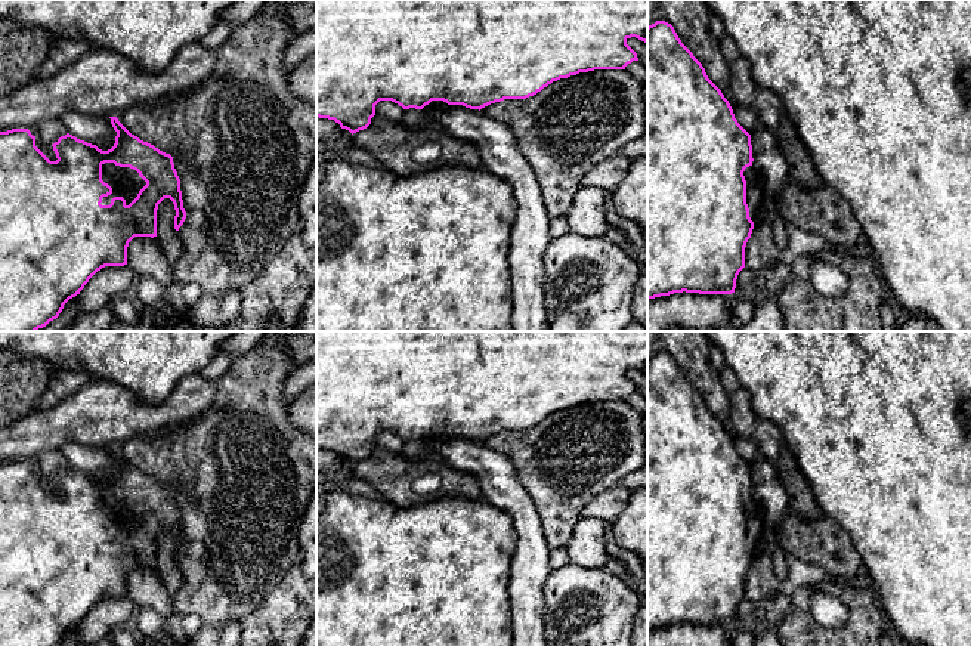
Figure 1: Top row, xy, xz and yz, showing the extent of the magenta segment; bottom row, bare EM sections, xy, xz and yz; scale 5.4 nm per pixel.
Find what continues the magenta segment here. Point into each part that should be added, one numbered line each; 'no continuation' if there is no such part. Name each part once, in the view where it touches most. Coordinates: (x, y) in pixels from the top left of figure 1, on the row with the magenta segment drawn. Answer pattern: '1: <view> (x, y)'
1: xy (126, 182)

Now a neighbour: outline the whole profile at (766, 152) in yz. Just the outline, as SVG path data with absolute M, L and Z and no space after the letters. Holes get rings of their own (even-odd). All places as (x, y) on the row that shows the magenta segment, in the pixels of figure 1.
M761 126L751 136L751 145L752 166L761 177L763 197L766 201L774 201L789 179L789 167L779 149L776 133Z

